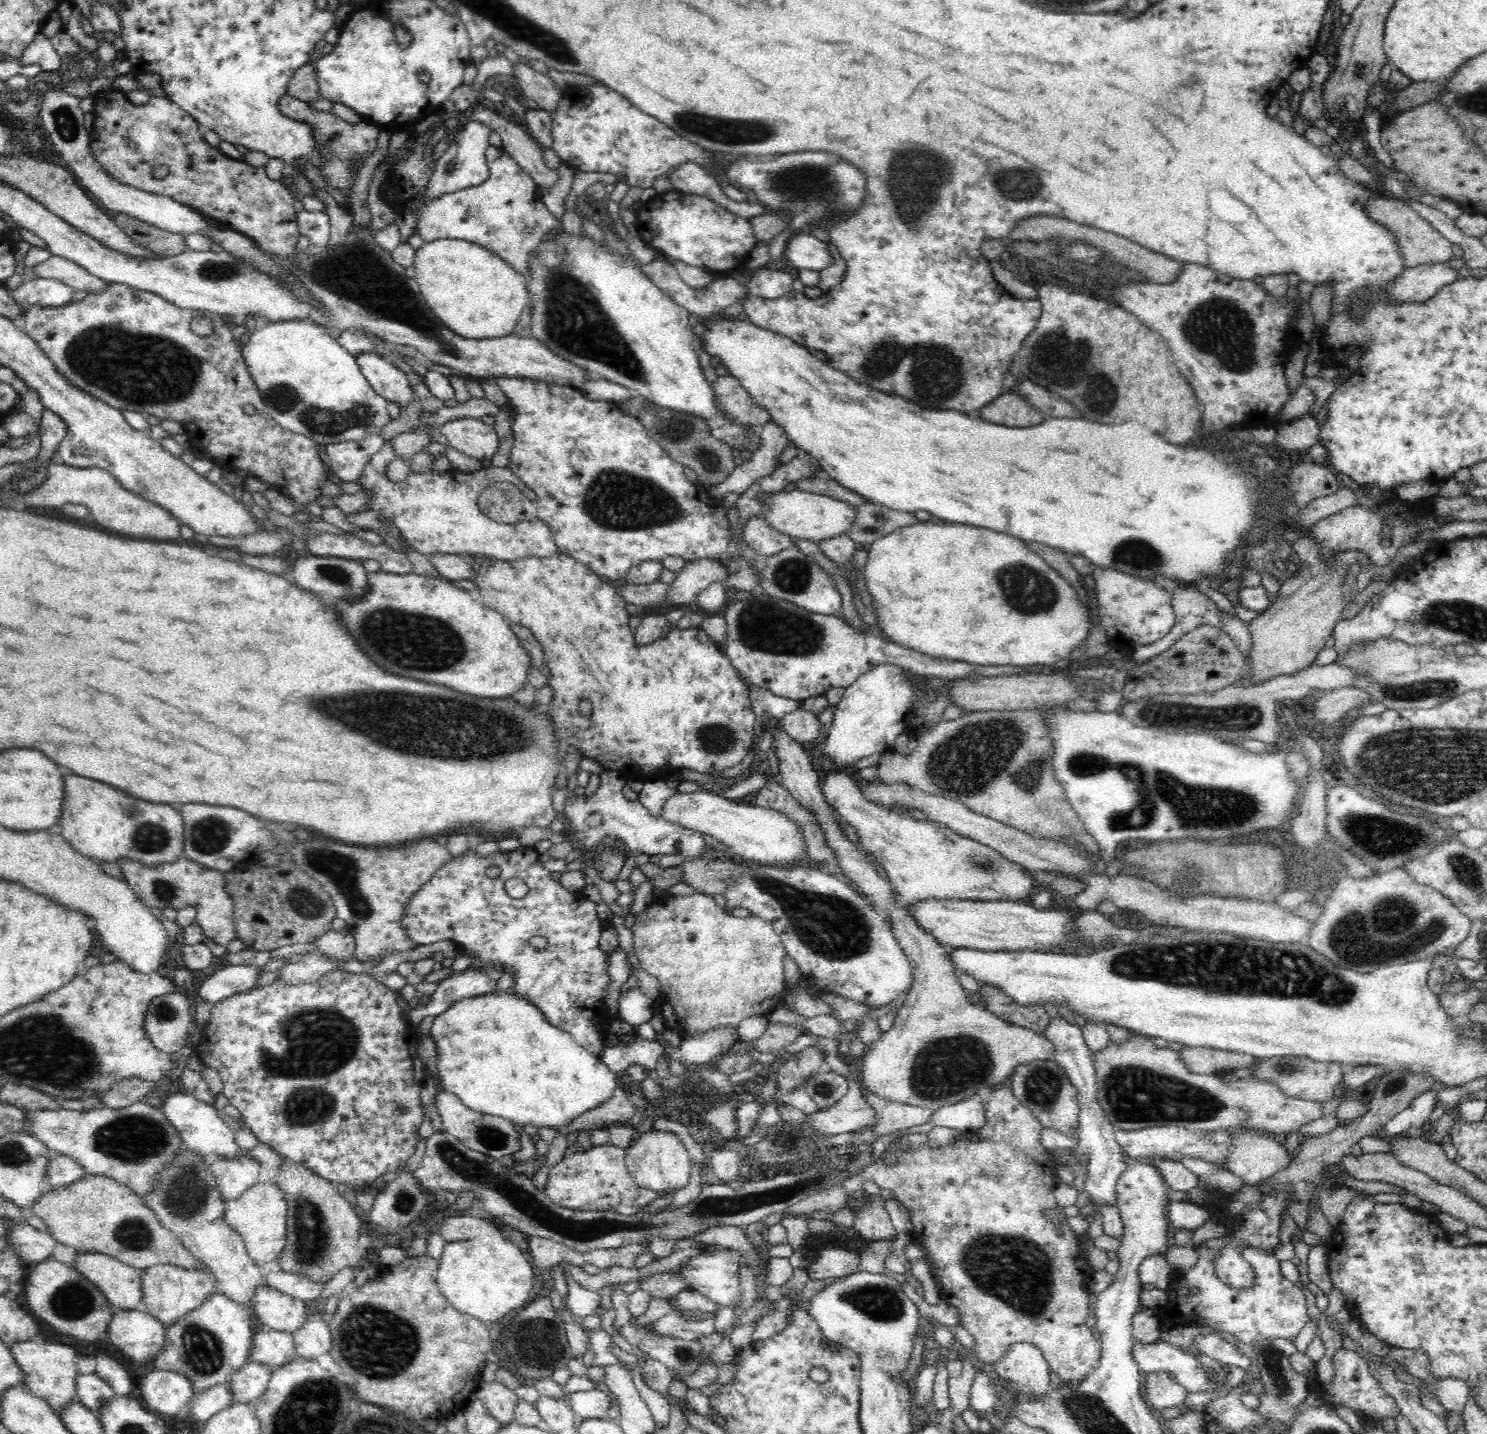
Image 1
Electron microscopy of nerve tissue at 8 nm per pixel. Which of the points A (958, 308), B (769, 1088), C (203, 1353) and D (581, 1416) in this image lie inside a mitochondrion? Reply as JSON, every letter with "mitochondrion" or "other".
{"A":"other","B":"other","C":"mitochondrion","D":"other"}

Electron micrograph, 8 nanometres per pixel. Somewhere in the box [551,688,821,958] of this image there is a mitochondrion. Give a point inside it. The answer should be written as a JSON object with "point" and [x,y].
{"point":[716,738]}

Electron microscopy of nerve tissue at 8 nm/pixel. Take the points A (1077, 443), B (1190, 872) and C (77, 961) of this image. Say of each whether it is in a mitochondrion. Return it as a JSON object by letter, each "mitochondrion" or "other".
{"A":"other","B":"mitochondrion","C":"other"}

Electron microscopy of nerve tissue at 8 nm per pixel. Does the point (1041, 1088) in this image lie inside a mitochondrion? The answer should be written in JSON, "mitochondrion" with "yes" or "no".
{"mitochondrion":"yes"}

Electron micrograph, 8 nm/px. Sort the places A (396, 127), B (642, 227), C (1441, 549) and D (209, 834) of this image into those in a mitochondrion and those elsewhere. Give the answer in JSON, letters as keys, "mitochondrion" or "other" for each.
{"A":"other","B":"other","C":"other","D":"mitochondrion"}

